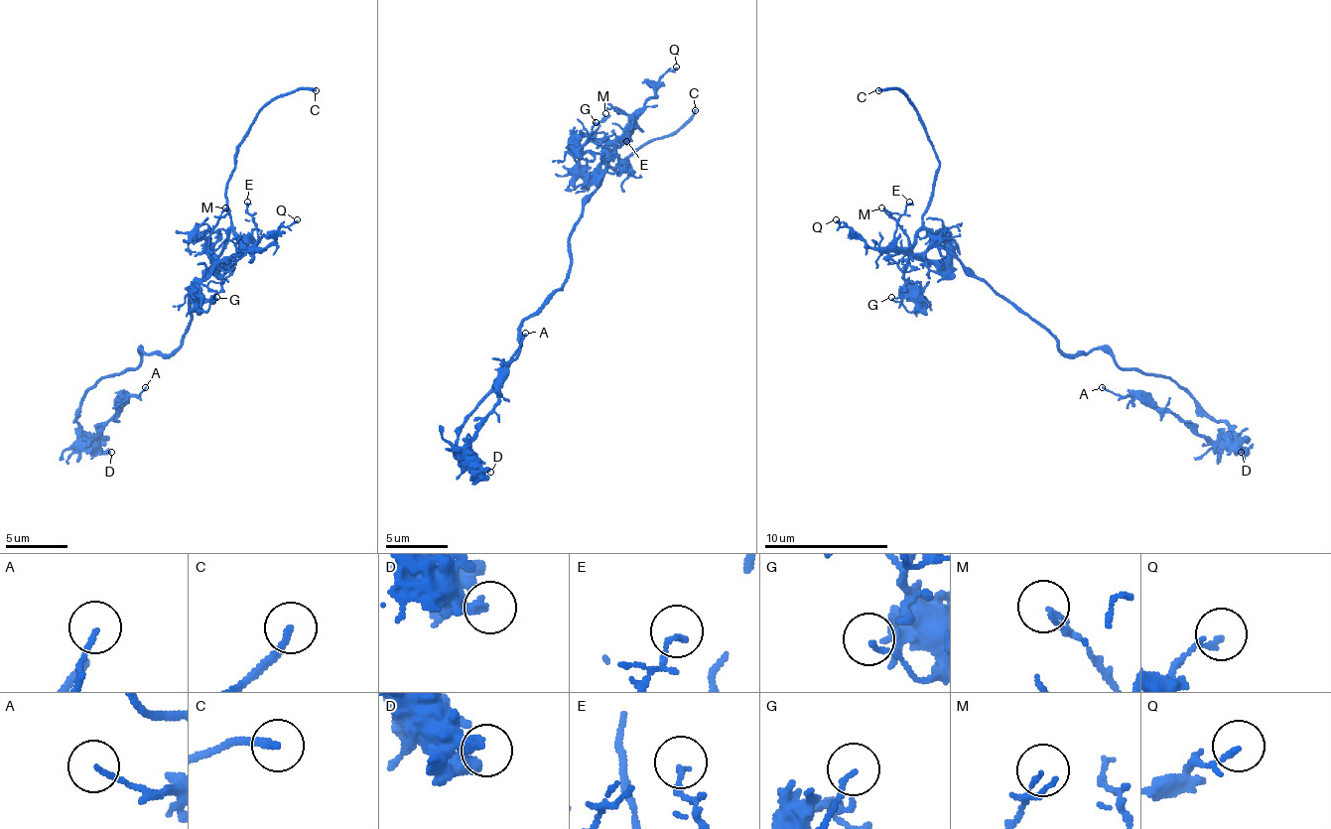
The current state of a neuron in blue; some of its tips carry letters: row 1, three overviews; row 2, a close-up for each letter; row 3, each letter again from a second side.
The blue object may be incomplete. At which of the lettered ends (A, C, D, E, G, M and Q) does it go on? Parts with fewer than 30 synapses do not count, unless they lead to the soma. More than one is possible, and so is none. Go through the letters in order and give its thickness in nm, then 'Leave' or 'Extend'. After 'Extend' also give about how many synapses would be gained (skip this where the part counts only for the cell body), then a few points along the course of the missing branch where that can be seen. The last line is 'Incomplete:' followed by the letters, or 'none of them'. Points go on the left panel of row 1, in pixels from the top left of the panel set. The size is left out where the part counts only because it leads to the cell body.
A: Thickness 120 nm. Leave
C: Thickness 200 nm. Extend
D: Thickness 320 nm. Leave
E: Thickness 110 nm. Leave
G: Thickness 130 nm. Leave
M: Thickness 80 nm. Leave
Q: Thickness 100 nm. Leave
Incomplete: C

